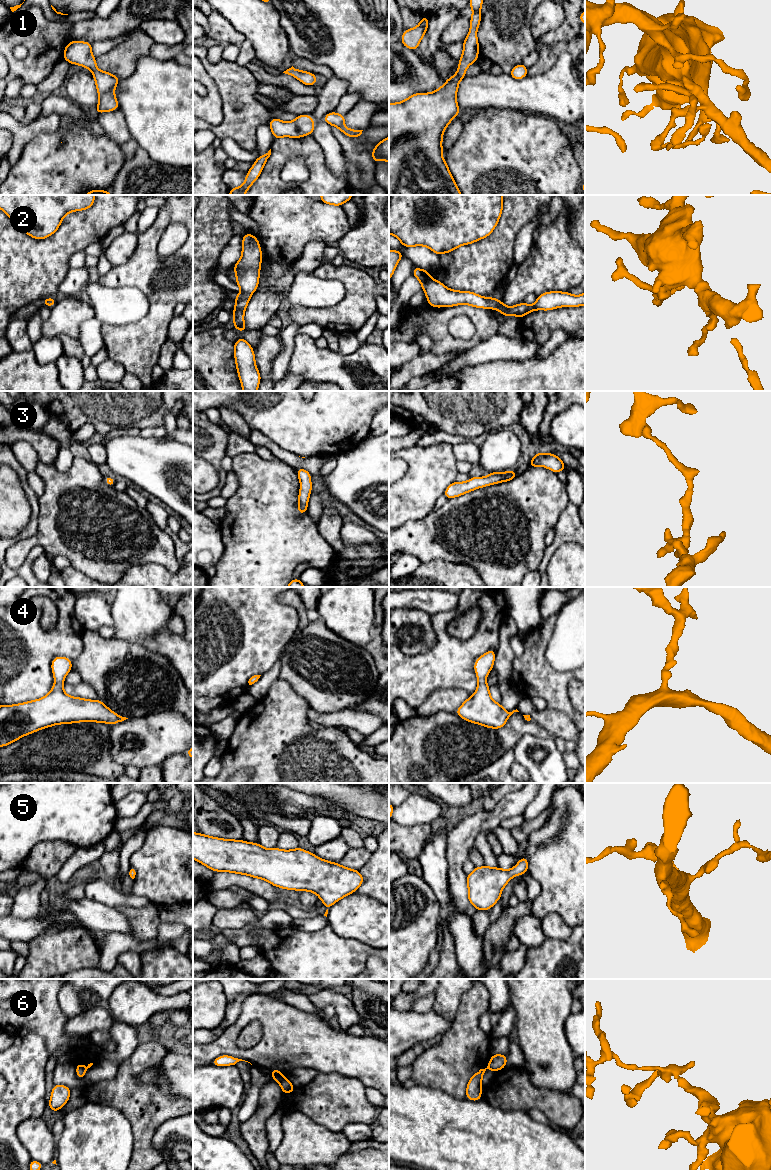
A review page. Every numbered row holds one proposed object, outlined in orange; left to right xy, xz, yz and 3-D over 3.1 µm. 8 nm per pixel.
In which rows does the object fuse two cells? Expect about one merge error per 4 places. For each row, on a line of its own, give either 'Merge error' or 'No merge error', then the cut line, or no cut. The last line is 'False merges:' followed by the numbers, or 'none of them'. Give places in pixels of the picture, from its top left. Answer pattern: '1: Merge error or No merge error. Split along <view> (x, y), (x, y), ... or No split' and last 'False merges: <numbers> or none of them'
1: No merge error. No split
2: No merge error. No split
3: No merge error. No split
4: No merge error. No split
5: No merge error. No split
6: Merge error. Split along xz (283, 1077), (279, 1082)
False merges: 6

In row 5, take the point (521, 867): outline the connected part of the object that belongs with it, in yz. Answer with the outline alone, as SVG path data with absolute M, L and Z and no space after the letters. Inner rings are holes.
M523 856L513 869L475 867L467 875L468 900L477 910L487 911L501 898L505 885L514 877L528 872L528 858Z

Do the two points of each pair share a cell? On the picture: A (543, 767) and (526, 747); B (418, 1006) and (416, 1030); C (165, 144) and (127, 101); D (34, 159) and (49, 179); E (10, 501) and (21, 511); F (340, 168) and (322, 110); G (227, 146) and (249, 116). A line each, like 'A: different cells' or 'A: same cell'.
A: same cell
B: different cells
C: same cell
D: same cell
E: same cell
F: same cell
G: different cells

